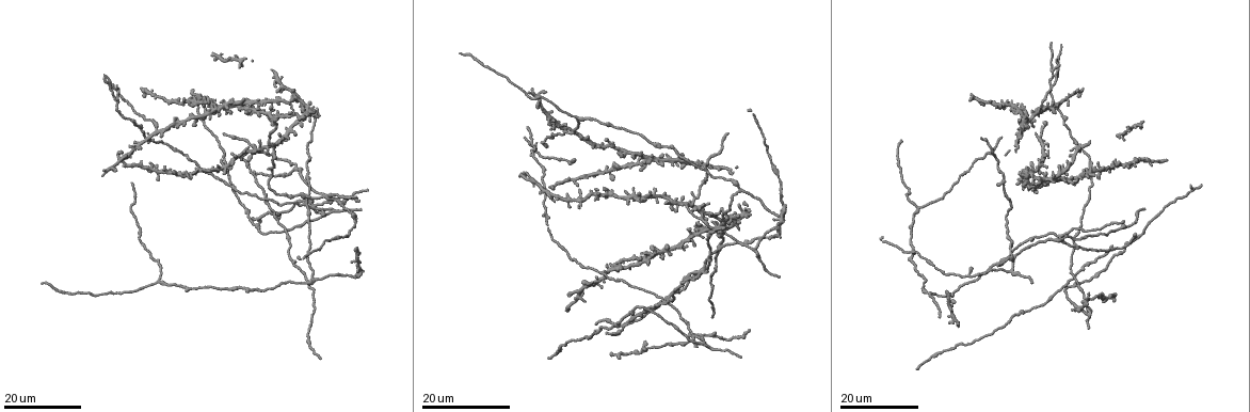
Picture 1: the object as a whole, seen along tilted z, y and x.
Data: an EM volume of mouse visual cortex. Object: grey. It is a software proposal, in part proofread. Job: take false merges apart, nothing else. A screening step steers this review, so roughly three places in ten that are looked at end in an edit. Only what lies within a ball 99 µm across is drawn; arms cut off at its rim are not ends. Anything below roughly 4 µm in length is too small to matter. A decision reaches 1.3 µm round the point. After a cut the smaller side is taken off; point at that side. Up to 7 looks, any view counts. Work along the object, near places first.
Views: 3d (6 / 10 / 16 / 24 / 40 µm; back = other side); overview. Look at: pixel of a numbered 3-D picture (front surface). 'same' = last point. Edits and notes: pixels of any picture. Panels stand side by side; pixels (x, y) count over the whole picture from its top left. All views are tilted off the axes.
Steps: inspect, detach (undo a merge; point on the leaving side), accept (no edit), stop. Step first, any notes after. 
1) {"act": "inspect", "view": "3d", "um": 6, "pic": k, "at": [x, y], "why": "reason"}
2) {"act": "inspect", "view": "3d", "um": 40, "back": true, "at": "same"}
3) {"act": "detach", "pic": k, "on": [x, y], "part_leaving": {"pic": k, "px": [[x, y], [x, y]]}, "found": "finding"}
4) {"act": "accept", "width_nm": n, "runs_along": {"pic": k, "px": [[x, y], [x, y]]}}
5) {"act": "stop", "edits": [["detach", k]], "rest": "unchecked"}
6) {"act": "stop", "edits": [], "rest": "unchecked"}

{"act": "inspect", "view": "3d", "um": 16, "pic": 1, "at": [578, 117], "why": "small branch off a trunk"}

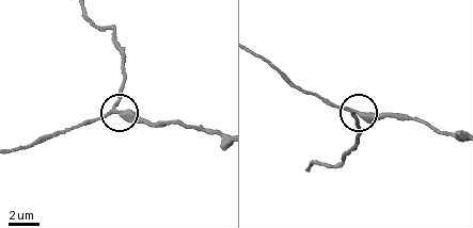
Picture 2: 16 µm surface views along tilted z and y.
{"act": "inspect", "view": "3d", "um": 10, "pic": 2, "at": [352, 113]}

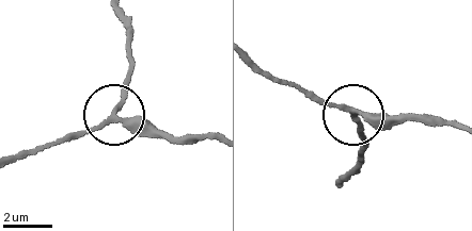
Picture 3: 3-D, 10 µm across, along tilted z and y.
{"act": "accept", "side_arm_um": 34, "runs_along": {"pic": 3, "px": [[211, 139], [119, 120], [119, 97], [131, 67]]}, "found": "all the same neuron"}

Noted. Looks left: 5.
{"act": "inspect", "view": "3d", "um": 16, "pic": 1, "at": [329, 197], "why": "looks like a crossing"}

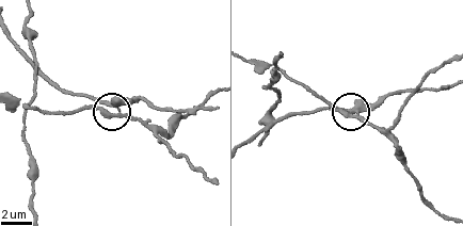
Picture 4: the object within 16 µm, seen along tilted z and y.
{"act": "inspect", "view": "3d", "um": 10, "pic": 4, "at": [360, 111]}

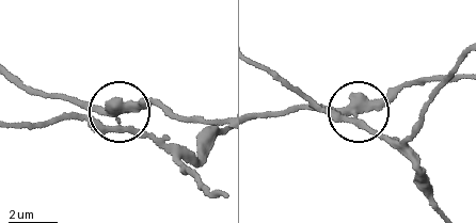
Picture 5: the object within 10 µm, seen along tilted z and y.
{"act": "inspect", "view": "3d", "um": 10, "back": true, "pic": 5, "at": [117, 111]}

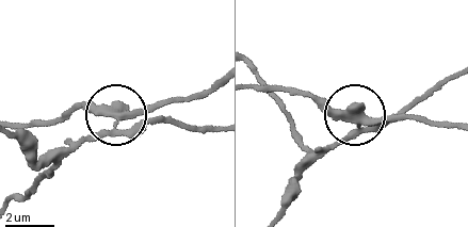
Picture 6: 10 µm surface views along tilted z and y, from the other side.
{"act": "detach", "pic": 6, "on": [86, 106], "part_leaving": {"pic": 6, "px": [[115, 112], [159, 108], [175, 97], [214, 92]]}, "found": "a second neuron is stuck on"}

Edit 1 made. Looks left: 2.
{"act": "stop", "edits": [["detach", 6]], "rest": "unchecked"}

